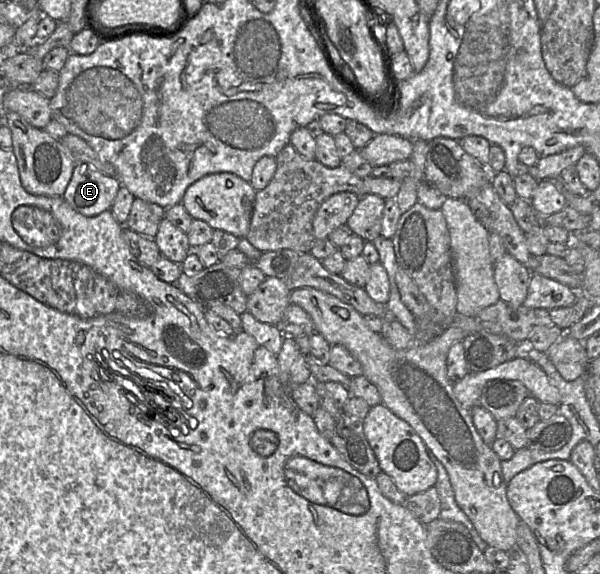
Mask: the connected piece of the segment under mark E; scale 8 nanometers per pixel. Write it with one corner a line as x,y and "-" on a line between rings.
75,163
62,197
77,212
96,216
110,210
120,187
116,176
107,176
86,163

